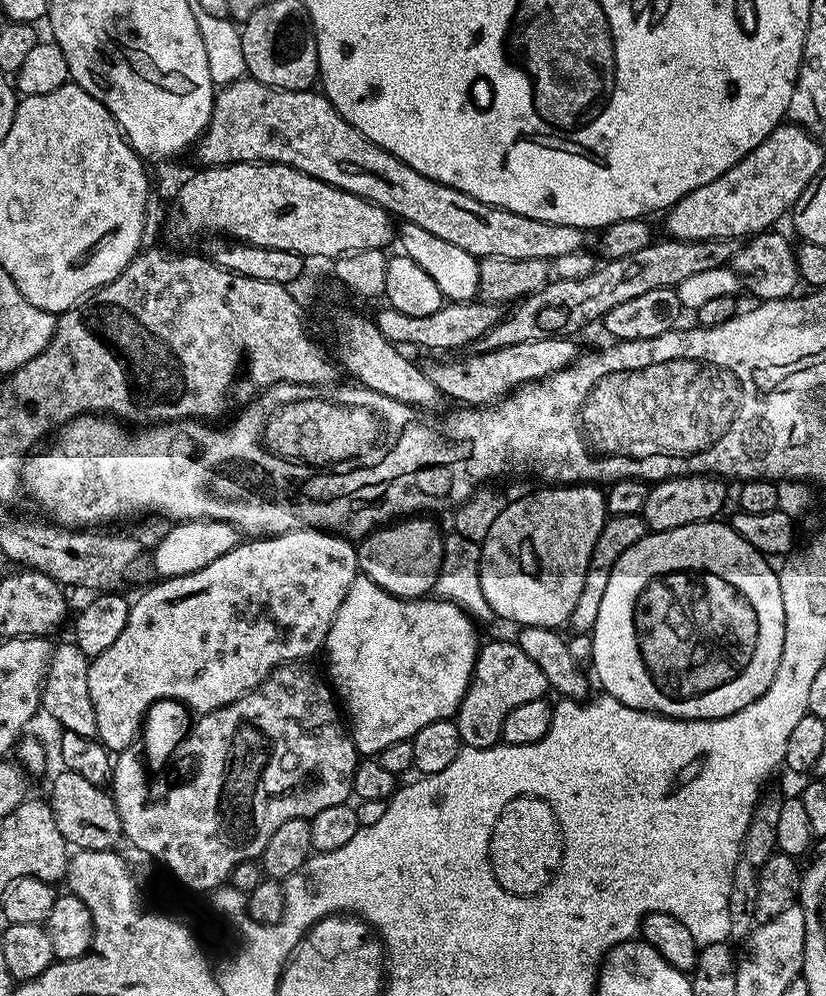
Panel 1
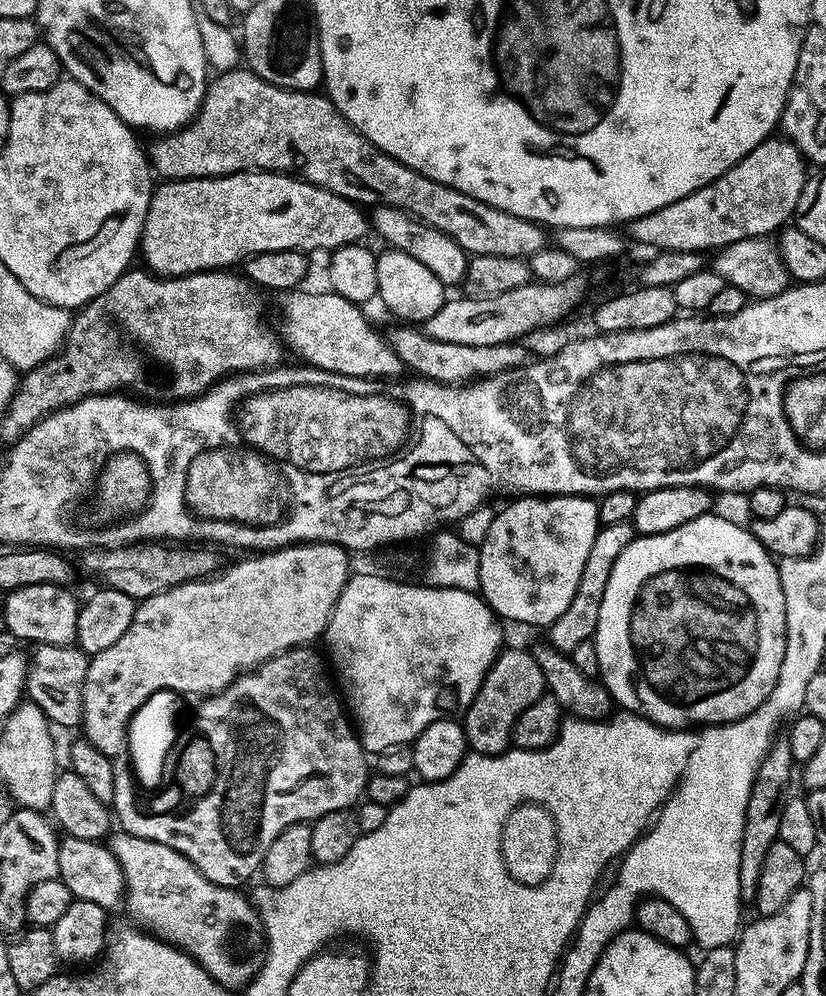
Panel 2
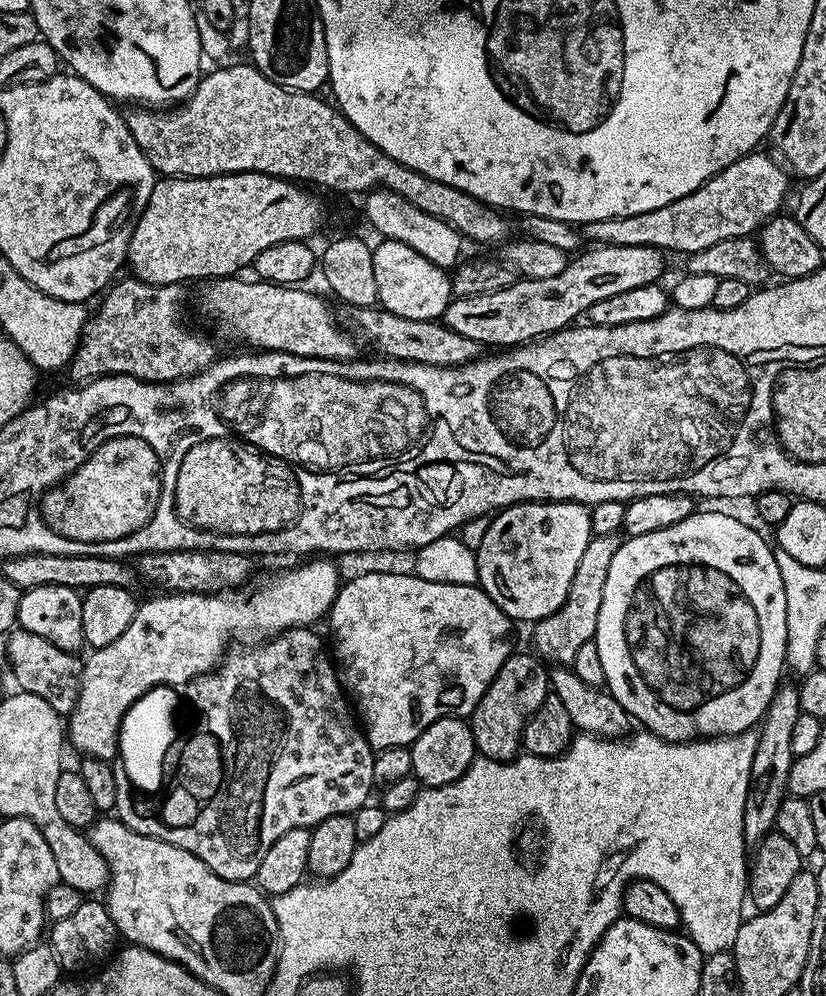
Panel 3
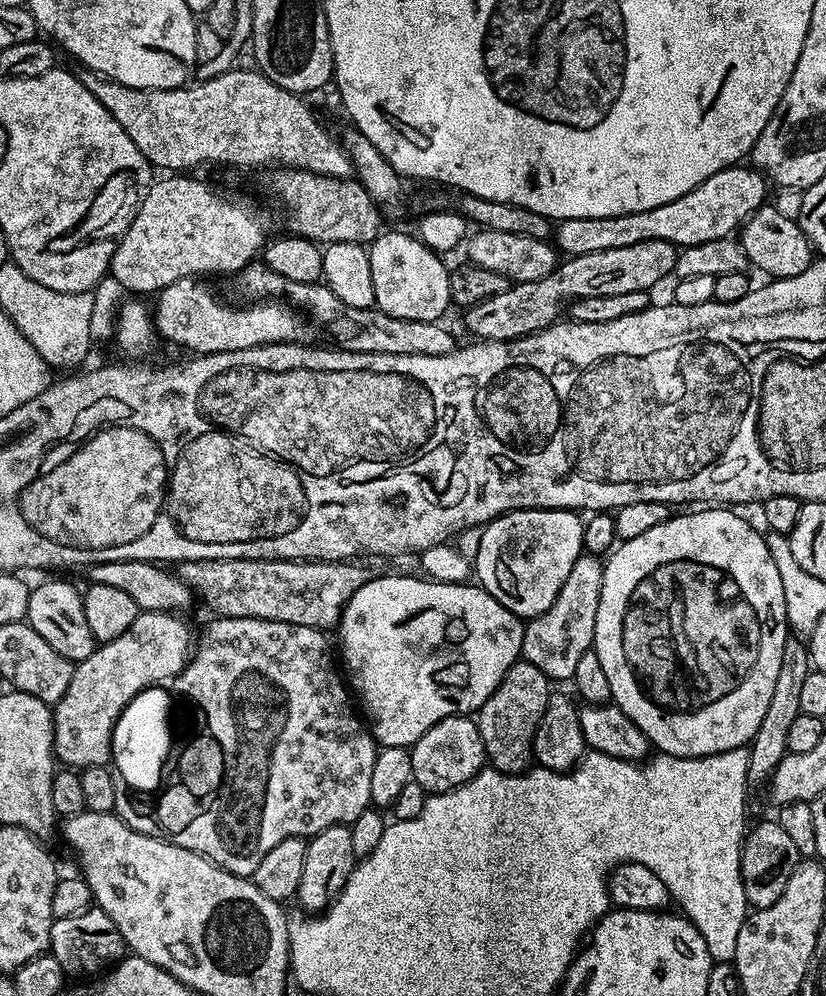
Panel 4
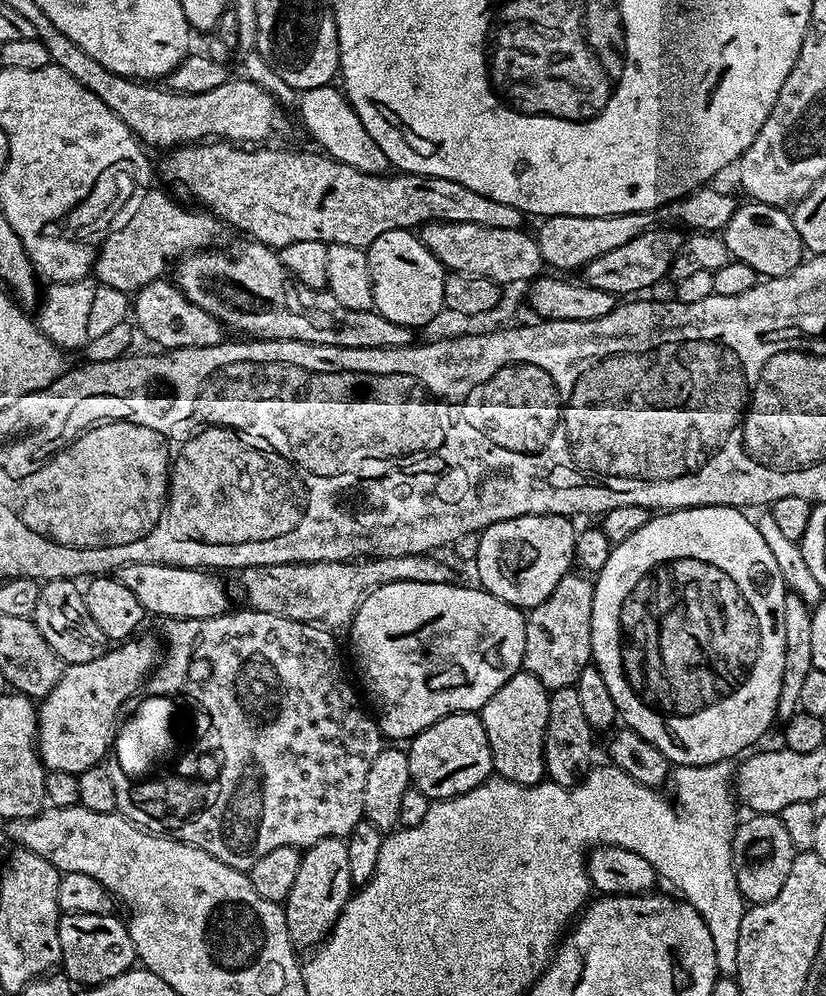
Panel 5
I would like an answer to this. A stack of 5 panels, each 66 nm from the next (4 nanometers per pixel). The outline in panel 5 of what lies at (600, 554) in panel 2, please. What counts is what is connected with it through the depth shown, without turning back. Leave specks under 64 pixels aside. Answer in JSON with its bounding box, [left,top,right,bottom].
[523,570,595,690]

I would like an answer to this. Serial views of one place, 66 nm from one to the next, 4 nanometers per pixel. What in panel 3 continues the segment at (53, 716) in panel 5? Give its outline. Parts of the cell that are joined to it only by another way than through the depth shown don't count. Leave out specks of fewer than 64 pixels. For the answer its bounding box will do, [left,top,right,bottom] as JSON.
[66,558,342,762]

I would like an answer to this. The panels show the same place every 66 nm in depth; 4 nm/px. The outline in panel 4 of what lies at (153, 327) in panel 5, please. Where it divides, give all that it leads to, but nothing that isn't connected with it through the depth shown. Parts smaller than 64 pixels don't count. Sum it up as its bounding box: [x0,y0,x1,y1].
[154,276,310,356]

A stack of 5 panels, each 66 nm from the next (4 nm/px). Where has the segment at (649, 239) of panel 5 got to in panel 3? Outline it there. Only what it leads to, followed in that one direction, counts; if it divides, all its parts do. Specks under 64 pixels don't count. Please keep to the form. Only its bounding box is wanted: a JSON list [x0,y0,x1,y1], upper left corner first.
[443,244,665,350]

